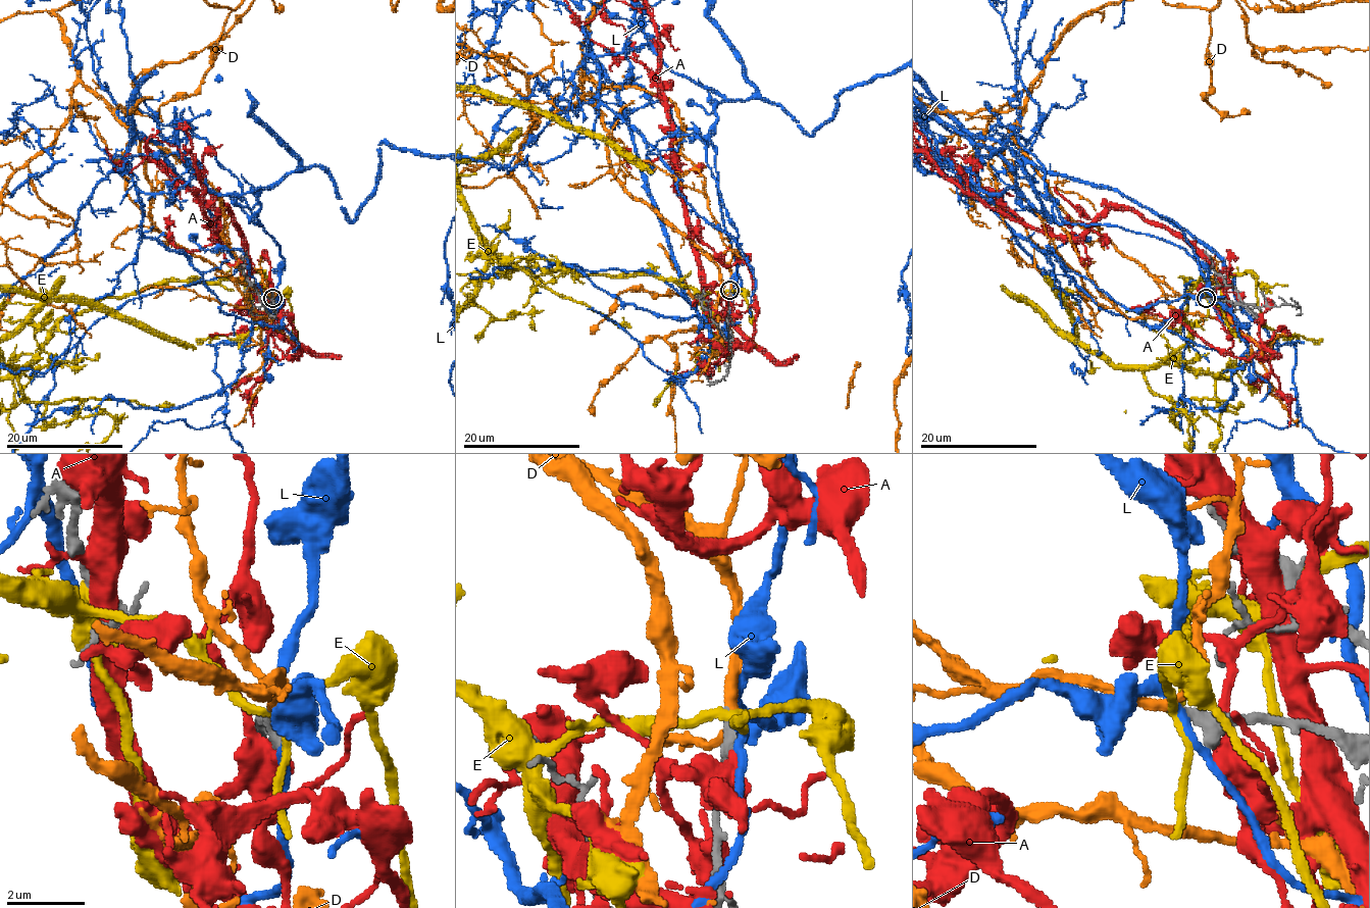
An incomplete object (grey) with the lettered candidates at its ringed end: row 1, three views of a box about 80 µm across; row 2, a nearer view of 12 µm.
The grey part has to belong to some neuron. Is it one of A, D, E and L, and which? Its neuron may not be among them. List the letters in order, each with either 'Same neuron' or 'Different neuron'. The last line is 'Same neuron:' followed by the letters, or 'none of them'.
A: Different neuron
D: Same neuron
E: Different neuron
L: Different neuron
Same neuron: D

